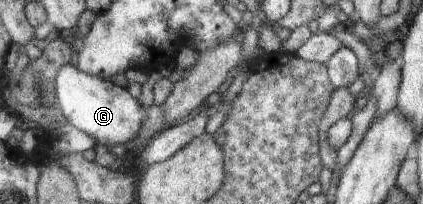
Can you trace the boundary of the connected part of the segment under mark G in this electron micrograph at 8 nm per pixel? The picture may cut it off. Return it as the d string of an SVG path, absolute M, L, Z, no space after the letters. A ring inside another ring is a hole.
M64 65L55 78L56 111L64 115L68 124L89 134L96 144L108 148L134 140L140 132L144 112L128 90L112 81L83 73L72 65Z

